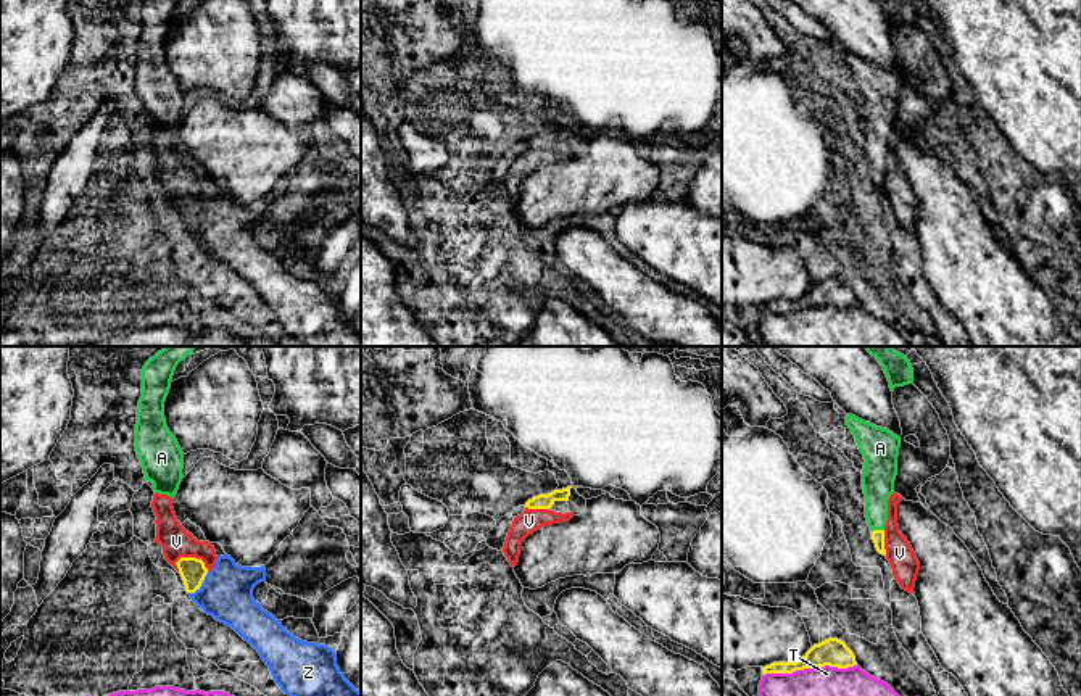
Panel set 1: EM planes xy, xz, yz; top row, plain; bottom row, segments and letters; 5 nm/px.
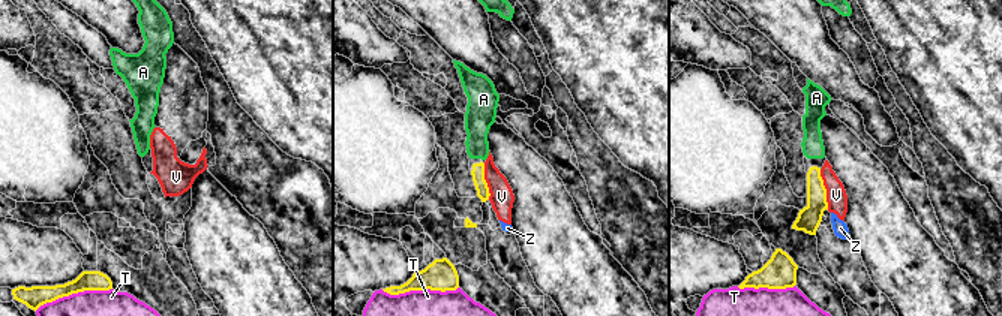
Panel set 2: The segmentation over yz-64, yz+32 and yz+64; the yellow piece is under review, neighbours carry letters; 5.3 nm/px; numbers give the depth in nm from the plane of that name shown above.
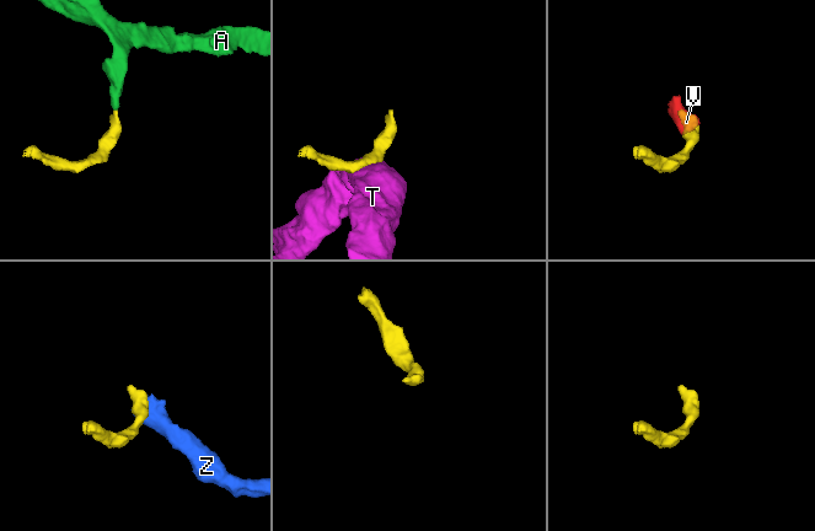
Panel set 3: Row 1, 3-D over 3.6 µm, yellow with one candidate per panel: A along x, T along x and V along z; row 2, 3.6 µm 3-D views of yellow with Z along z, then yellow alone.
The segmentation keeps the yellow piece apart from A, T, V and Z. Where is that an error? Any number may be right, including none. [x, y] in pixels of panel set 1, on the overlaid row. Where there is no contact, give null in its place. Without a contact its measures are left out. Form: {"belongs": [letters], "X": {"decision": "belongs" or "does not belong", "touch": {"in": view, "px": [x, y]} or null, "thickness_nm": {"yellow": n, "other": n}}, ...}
{"belongs": ["A"], "A": {"decision": "belongs", "touch": {"in": "yz", "px": [877, 530]}, "thickness_nm": {"yellow": 60, "other": 160}}, "T": {"decision": "does not belong", "touch": {"in": "yz", "px": [809, 667]}, "thickness_nm": {"yellow": 140, "other": 150}}, "V": {"decision": "does not belong", "touch": {"in": "xy", "px": [194, 558]}, "thickness_nm": {"yellow": 130, "other": 150}}, "Z": {"decision": "does not belong", "touch": {"in": "xy", "px": [200, 585]}, "thickness_nm": {"yellow": 130, "other": 260}}}

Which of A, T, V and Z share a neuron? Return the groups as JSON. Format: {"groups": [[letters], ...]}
{"groups": [["A"], ["T"], ["V", "Z"]]}

